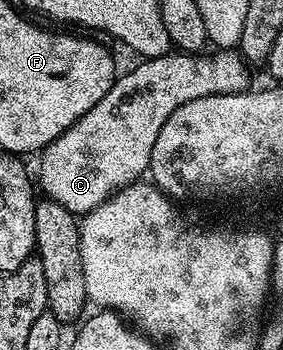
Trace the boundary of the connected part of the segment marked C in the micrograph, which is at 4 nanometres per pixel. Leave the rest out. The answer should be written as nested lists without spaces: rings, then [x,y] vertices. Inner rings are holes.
[[[173,50],[167,56],[142,59],[130,72],[122,71],[114,79],[111,90],[107,90],[75,126],[63,130],[55,142],[41,149],[41,169],[35,172],[40,191],[42,188],[48,199],[59,202],[59,206],[80,218],[120,188],[144,177],[163,122],[167,122],[183,102],[200,96],[244,92],[250,87],[251,68],[239,51],[213,50],[210,53],[205,56]]]

